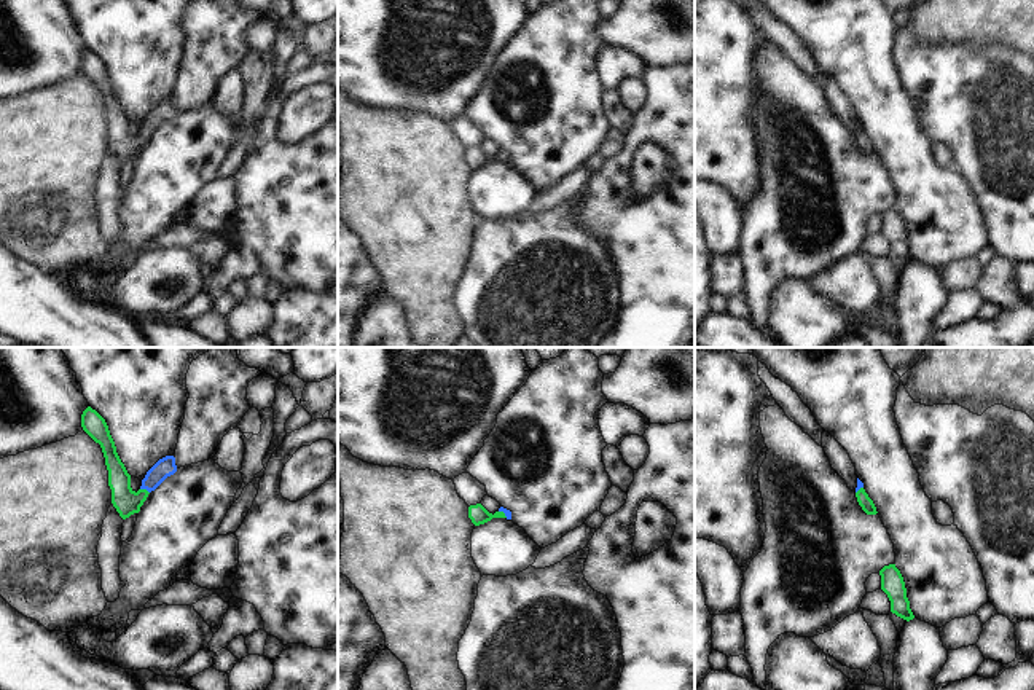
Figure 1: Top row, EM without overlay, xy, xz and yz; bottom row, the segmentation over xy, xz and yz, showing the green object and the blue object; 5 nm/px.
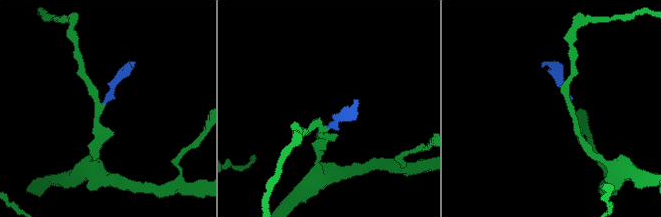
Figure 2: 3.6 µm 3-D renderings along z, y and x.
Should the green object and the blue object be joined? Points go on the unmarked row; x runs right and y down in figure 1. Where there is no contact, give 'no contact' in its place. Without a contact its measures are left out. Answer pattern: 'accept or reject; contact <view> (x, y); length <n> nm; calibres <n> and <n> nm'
accept; contact xy (145, 133); length 50 nm; calibres 130 and 100 nm

